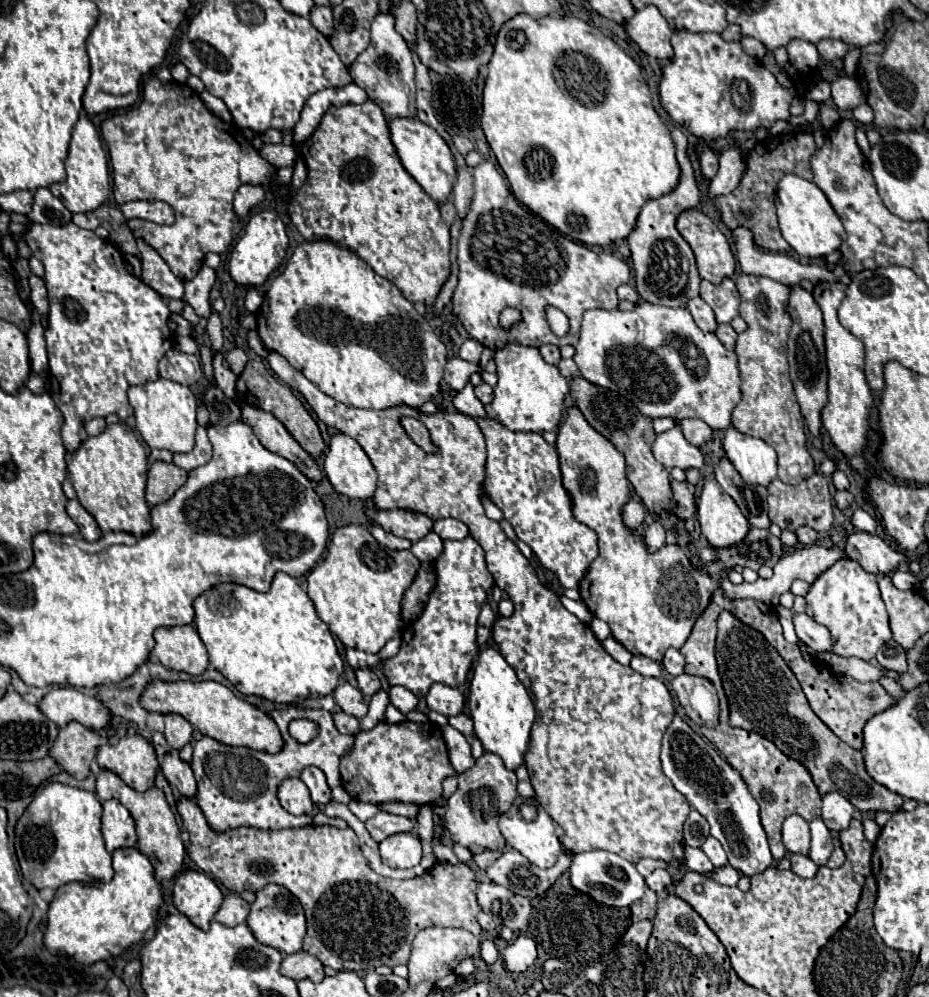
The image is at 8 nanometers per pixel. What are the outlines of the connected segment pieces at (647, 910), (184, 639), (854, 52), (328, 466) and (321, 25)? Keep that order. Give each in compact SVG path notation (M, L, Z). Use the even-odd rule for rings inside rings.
M648 888L646 894L640 900L636 900L636 904L630 906L630 910L632 910L632 916L640 920L652 920L656 916L656 894Z
M174 626L174 628L158 628L154 632L156 646L152 654L176 672L188 672L192 676L202 674L208 668L208 654L200 640L198 630L188 626Z
M854 47L850 49L846 56L843 58L844 66L843 70L848 77L854 77L856 73L856 68L861 56L861 52L859 48Z
M334 434L328 446L324 472L334 490L352 500L368 500L376 490L376 470L362 446L346 436Z
M314 6L310 12L310 22L324 34L330 36L332 34L332 6Z

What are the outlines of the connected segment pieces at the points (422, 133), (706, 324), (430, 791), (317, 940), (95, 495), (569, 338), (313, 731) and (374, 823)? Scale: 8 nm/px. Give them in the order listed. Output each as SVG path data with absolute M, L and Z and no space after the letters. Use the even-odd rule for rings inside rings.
M390 118L388 128L390 128L390 138L394 142L394 148L402 160L402 166L408 170L408 174L438 204L446 202L456 180L456 164L444 138L432 126L420 122L418 118Z
M698 296L698 298L692 298L688 300L688 306L686 306L694 318L694 322L702 328L702 330L708 330L708 332L714 332L716 330L716 320L714 320L714 312L712 308Z
M404 720L400 724L380 722L368 732L354 738L352 750L340 758L340 774L344 790L360 802L416 802L430 804L442 794L442 780L456 776L440 730L430 724Z
M182 796L176 808L184 828L190 834L188 856L214 880L220 878L220 882L230 892L236 890L236 894L242 894L248 888L252 892L258 892L268 884L282 884L300 900L308 922L308 932L304 936L304 952L314 954L324 966L330 966L334 970L354 970L362 974L382 964L390 968L396 964L406 964L410 958L414 936L428 926L464 928L474 936L480 936L482 932L476 920L478 912L482 912L476 900L478 880L476 874L464 862L458 864L438 862L430 872L422 876L410 880L392 880L376 874L368 866L358 846L358 836L354 834L352 828L338 830L334 826L304 826L286 830L260 830L240 826L226 832L214 832L192 798Z
M110 424L106 430L98 436L92 436L82 442L82 446L68 456L68 478L74 484L74 490L78 494L78 502L94 516L102 532L128 532L136 538L148 534L152 530L150 522L150 508L144 498L146 490L146 474L148 474L148 458L142 442L134 434L134 430L122 426L122 424Z
M482 162L472 170L474 178L474 194L470 202L470 210L462 220L460 238L458 238L458 286L454 290L454 314L464 324L468 334L476 338L482 346L490 350L500 350L504 344L524 344L524 346L542 346L554 344L558 348L570 344L578 344L578 332L582 314L588 308L616 308L618 296L616 288L630 280L630 268L614 254L596 252L580 242L574 242L560 234L554 226L546 224L540 216L536 216L530 208L520 204L508 184L506 178L496 170L492 162ZM546 306L554 306L562 310L570 320L570 330L566 336L556 336L546 320ZM504 308L516 308L520 312L520 322L502 328L500 326L500 312Z
M294 720L294 722L290 724L290 728L292 728L292 736L294 736L298 742L302 743L311 741L312 738L316 738L316 734L318 734L316 724L310 722L310 720Z
M378 812L374 818L366 820L364 824L366 824L370 836L376 842L382 842L384 838L398 834L398 832L410 832L414 828L408 818L396 816L396 814L390 814L390 812Z

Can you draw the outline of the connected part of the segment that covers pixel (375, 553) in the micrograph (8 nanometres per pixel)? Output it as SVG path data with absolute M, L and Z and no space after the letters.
M344 526L344 528L338 528L338 530L332 534L332 546L328 548L328 554L324 556L324 560L322 560L314 570L310 570L310 574L308 574L308 596L312 598L318 616L328 624L330 632L336 634L336 636L342 640L344 646L350 646L350 648L358 648L358 650L364 650L364 652L376 654L376 652L380 652L380 648L382 648L392 636L398 636L398 634L400 634L400 628L402 628L402 616L400 616L400 614L402 614L402 606L400 606L400 602L402 602L402 596L404 596L406 588L412 584L412 580L414 580L414 576L416 576L416 572L418 572L418 566L420 566L420 562L418 562L418 558L416 558L410 550L384 548L380 542L376 542L376 538L374 538L364 526Z

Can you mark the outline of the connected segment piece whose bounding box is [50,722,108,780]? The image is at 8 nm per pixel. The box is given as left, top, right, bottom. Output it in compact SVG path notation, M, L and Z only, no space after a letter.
M70 722L60 730L50 756L74 778L82 780L90 774L90 766L96 758L100 746L108 740L98 732L82 726L80 722Z

